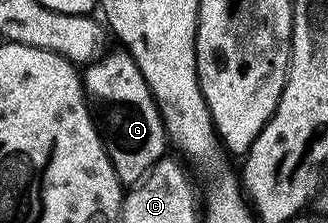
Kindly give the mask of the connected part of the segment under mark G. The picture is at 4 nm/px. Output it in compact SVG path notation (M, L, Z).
M108 50L98 59L86 64L82 68L81 78L83 93L87 96L87 106L91 109L91 118L94 119L95 126L99 129L99 135L103 138L109 161L117 173L120 183L124 188L130 189L147 176L147 172L156 161L168 154L169 140L159 107L155 103L153 93L141 73L141 69L137 69L133 57L128 55L126 50L118 50Z

